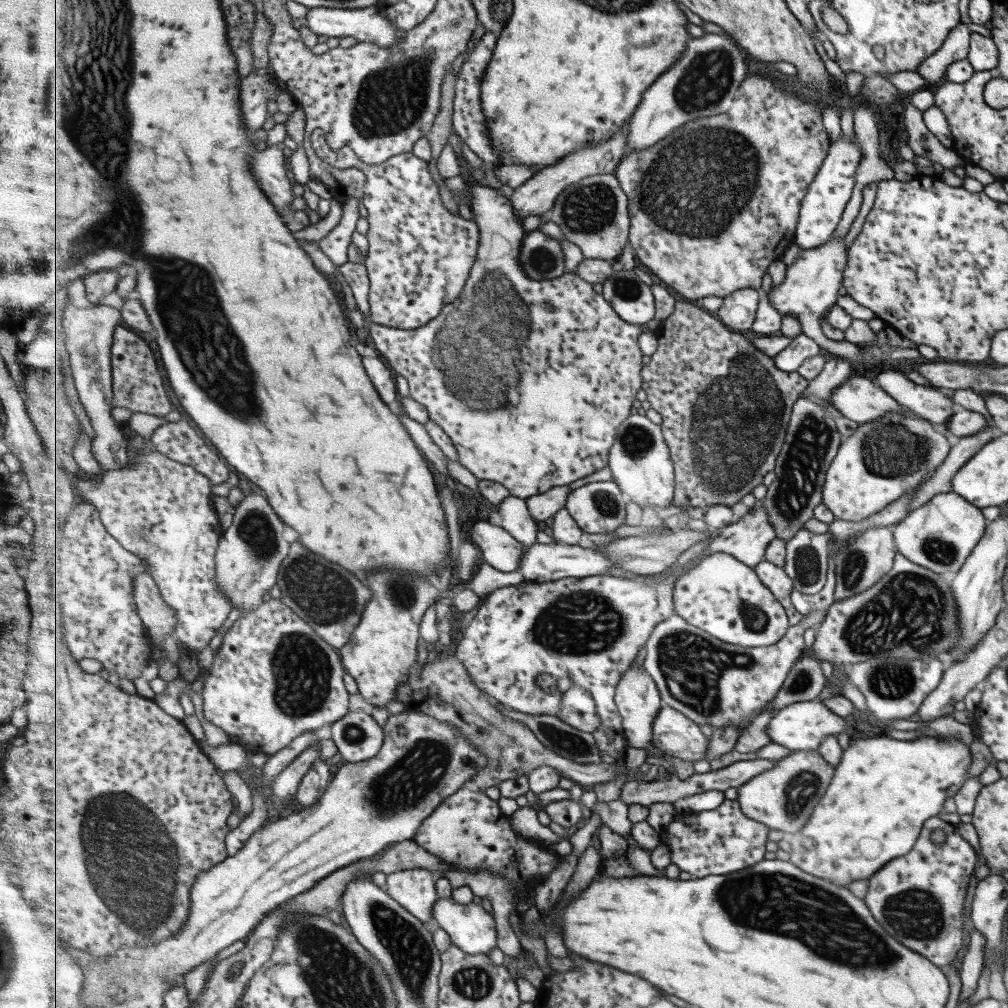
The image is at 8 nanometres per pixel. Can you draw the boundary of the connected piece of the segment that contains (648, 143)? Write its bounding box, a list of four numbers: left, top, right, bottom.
[629,34,748,151]

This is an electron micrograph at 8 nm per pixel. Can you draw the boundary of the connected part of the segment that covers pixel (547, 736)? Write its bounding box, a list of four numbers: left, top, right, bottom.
[497,703,603,764]

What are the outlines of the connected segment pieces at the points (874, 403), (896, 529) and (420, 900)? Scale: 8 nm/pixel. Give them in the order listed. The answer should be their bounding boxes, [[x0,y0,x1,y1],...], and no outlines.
[[831,374,912,424],[891,492,987,574],[385,868,439,927]]

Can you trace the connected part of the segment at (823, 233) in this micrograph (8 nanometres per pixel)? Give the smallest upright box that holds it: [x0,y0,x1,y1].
[794,132,861,250]

